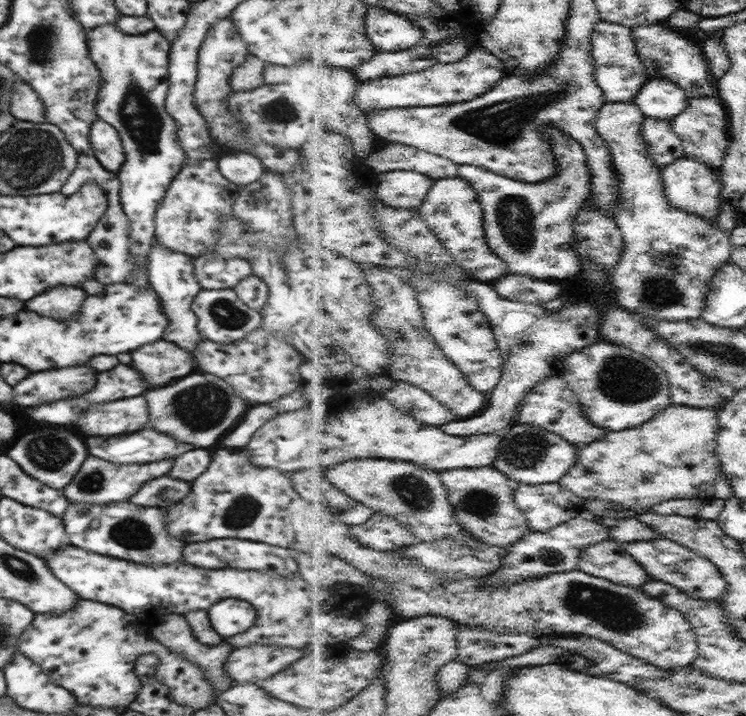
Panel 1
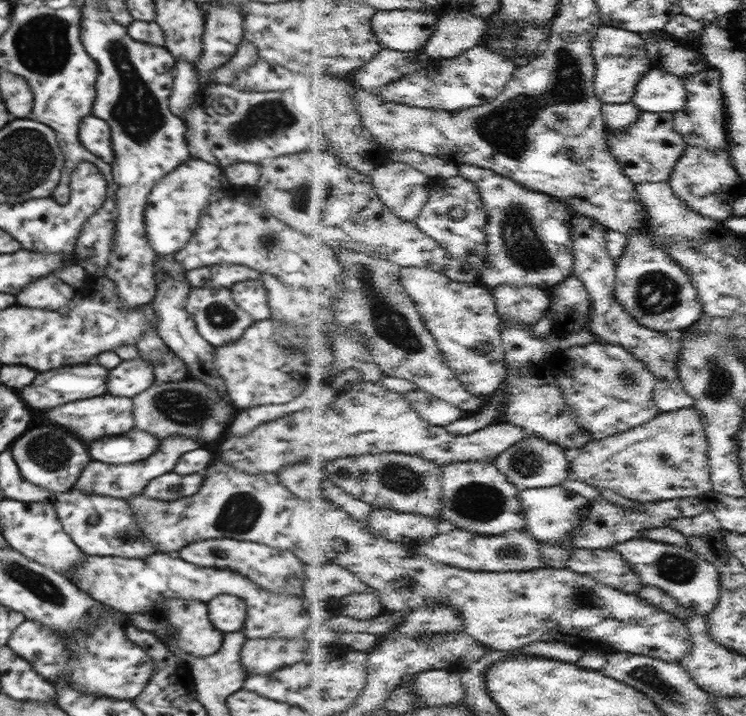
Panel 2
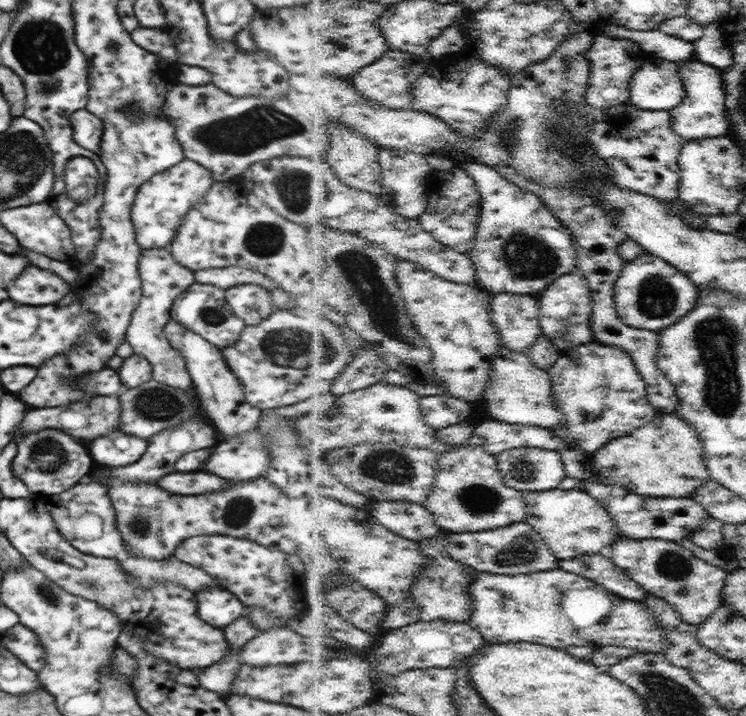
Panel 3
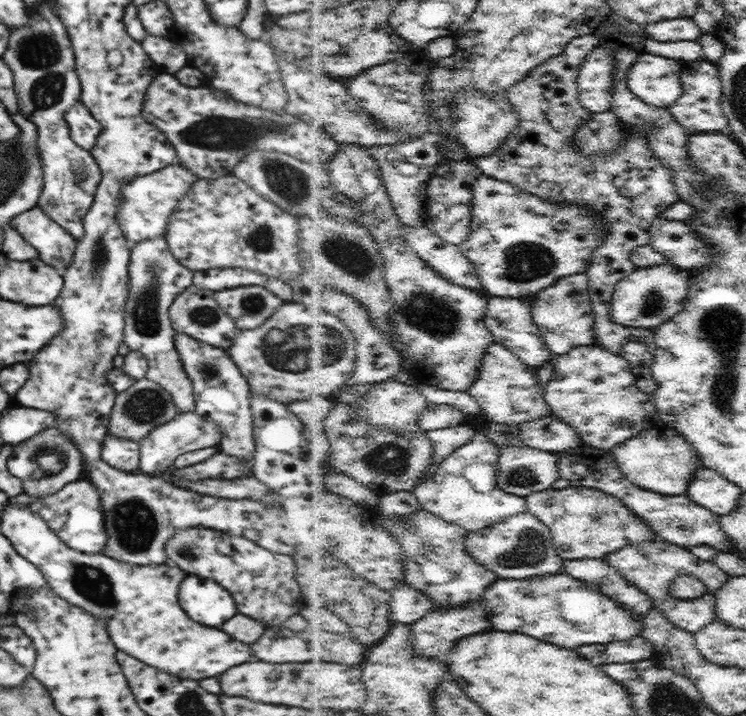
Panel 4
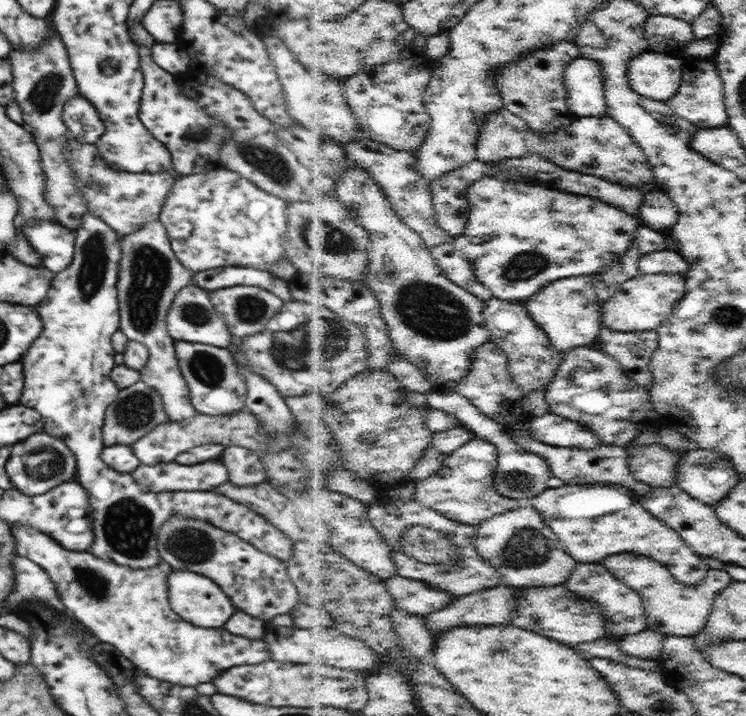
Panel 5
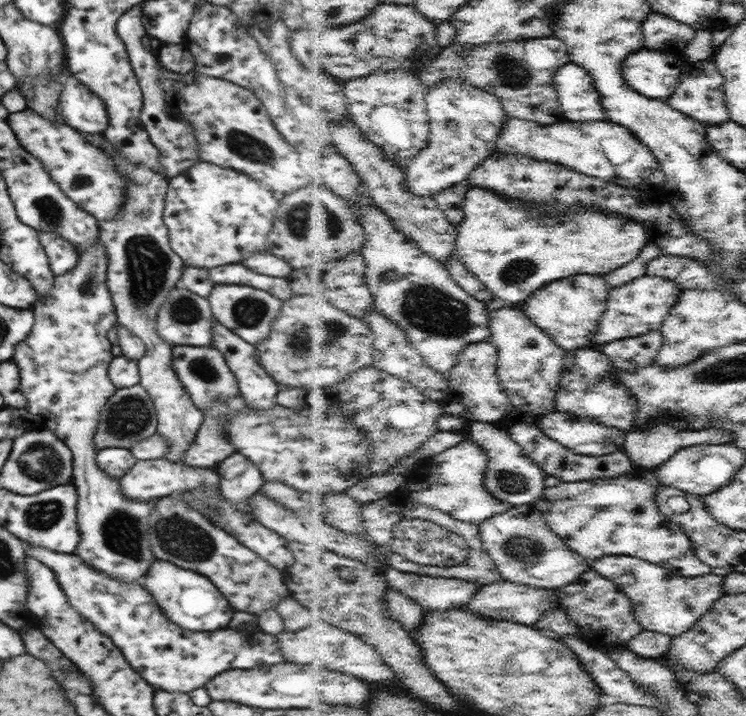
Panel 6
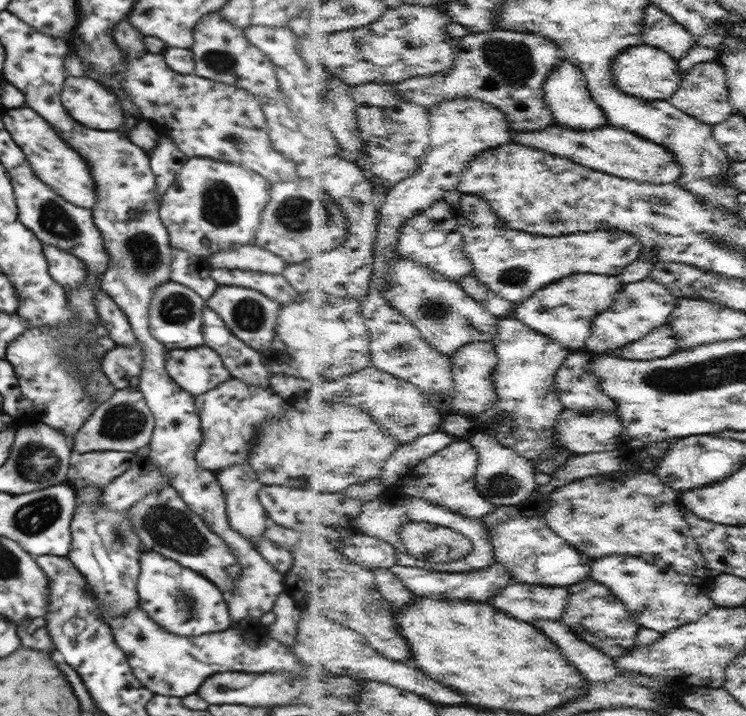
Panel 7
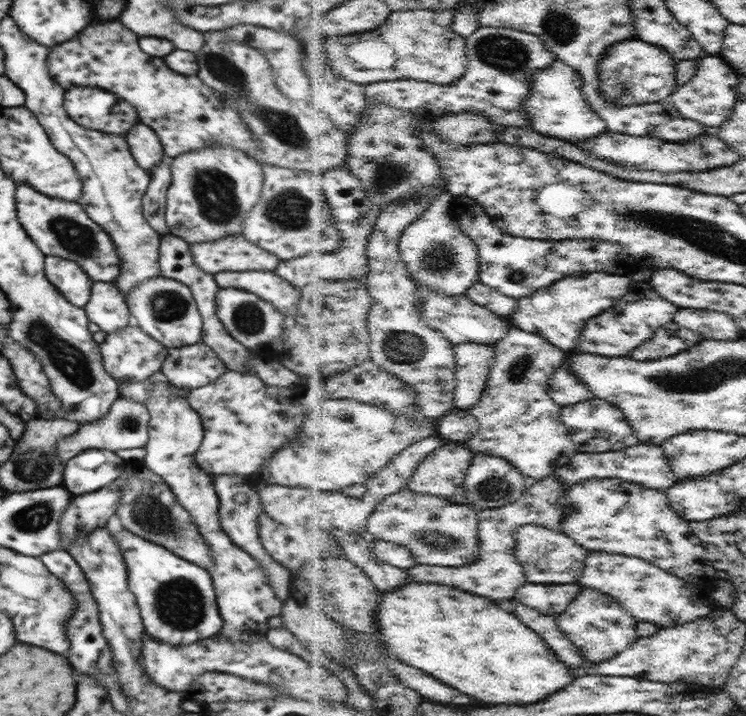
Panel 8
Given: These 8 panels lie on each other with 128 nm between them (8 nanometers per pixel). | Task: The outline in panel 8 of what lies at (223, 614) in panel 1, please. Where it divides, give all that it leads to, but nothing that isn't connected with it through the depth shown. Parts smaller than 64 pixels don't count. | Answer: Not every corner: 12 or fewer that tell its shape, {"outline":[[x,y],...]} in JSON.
{"outline":[[112,533],[144,631],[173,646],[218,635],[210,573]]}

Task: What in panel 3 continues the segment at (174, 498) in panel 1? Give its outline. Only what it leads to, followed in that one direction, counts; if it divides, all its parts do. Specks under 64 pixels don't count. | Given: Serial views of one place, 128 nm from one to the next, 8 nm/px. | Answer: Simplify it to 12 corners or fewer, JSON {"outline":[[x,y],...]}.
{"outline":[[202,470],[168,474],[156,484],[170,494],[220,491],[232,480]]}

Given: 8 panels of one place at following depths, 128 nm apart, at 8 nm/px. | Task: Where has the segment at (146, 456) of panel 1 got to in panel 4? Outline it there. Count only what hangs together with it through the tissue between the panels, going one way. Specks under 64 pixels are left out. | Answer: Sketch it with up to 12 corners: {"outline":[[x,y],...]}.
{"outline":[[106,433],[101,459],[127,473],[137,472],[139,441]]}

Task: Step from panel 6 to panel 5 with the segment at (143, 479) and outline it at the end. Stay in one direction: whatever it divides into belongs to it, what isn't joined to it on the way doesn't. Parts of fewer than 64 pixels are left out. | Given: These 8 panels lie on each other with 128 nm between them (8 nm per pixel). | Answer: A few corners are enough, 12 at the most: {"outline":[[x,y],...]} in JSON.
{"outline":[[222,460],[140,464],[131,475],[154,492],[212,491],[229,478]]}

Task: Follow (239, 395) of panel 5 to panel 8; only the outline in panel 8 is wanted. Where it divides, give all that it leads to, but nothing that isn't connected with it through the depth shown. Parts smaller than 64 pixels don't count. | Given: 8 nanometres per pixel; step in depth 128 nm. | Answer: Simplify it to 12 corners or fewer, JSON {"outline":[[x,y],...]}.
{"outline":[[204,342],[168,349],[161,373],[173,386],[214,382],[226,364]]}

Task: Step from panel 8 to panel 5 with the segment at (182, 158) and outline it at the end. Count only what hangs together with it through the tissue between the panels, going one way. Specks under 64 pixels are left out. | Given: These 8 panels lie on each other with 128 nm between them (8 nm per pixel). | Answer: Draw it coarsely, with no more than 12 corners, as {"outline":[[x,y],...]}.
{"outline":[[224,168],[159,220],[193,274],[287,260],[284,200]]}

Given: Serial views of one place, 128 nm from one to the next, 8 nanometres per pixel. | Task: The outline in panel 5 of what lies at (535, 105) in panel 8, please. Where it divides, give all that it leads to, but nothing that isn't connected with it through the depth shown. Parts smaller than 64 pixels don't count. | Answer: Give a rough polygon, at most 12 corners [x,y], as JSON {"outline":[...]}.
{"outline":[[580,57],[566,70],[574,116],[609,111],[602,63]]}

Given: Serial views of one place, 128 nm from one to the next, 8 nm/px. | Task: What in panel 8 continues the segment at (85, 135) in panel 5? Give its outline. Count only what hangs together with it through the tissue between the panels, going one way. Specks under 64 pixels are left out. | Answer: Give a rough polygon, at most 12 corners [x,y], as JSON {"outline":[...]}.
{"outline":[[98,87],[64,91],[68,116],[90,130],[125,136],[140,116]]}

